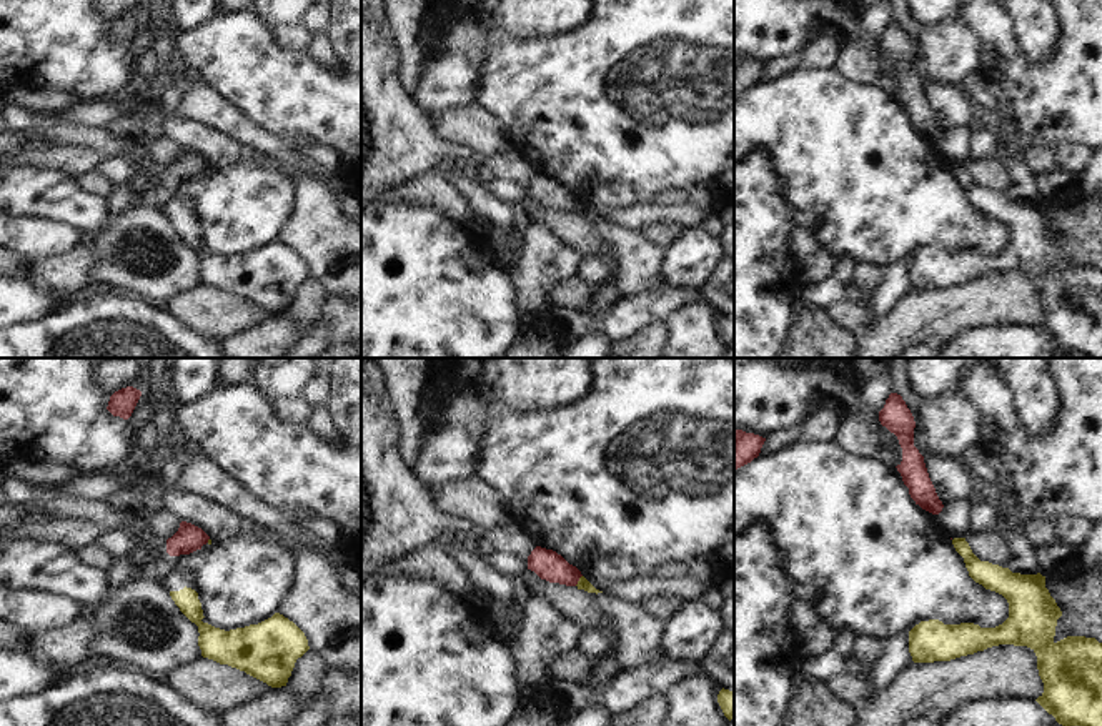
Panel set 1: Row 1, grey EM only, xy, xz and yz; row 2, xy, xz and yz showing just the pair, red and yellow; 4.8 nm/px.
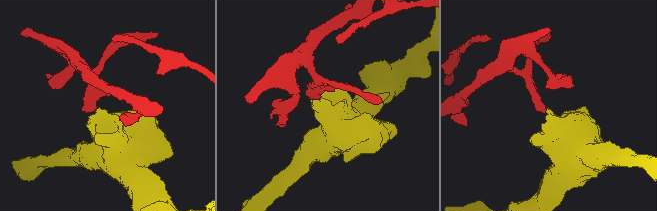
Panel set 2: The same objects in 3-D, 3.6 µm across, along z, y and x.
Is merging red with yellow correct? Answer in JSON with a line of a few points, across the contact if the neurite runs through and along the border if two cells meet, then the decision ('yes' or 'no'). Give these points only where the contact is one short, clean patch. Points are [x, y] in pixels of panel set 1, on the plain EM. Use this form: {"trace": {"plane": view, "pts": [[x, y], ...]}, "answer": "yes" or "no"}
{"trace": {"plane": "xz", "pts": [[581, 202], [575, 212]]}, "answer": "no"}

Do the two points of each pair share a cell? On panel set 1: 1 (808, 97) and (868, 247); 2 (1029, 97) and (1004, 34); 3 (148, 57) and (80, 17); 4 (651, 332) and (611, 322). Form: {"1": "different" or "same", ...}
{"1": "same", "2": "same", "3": "different", "4": "different"}

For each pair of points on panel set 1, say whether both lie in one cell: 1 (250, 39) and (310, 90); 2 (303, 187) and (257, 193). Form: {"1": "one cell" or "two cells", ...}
{"1": "one cell", "2": "two cells"}

